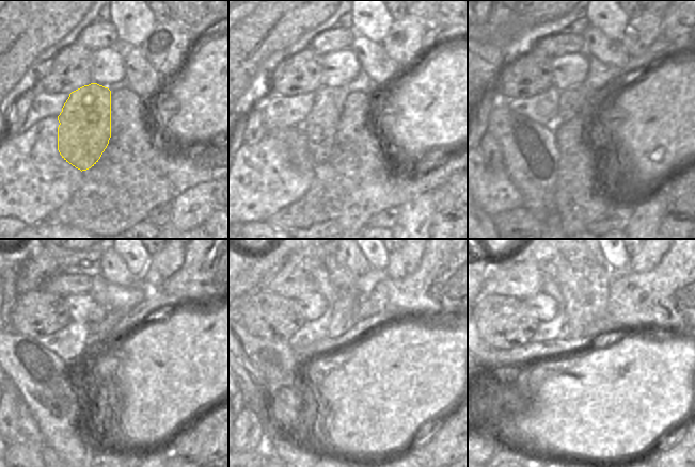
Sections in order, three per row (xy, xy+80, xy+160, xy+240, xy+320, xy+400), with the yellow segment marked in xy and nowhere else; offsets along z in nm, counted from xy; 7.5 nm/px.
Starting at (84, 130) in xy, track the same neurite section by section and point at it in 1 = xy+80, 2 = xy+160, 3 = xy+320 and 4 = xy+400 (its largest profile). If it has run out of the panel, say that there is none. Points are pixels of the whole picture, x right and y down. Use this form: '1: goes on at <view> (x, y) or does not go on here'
1: goes on at xy+80 (319, 127)
2: goes on at xy+160 (573, 99)
3: goes on at xy+320 (445, 284)
4: goes on at xy+400 (684, 290)

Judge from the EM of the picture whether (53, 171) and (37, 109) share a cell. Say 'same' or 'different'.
different

